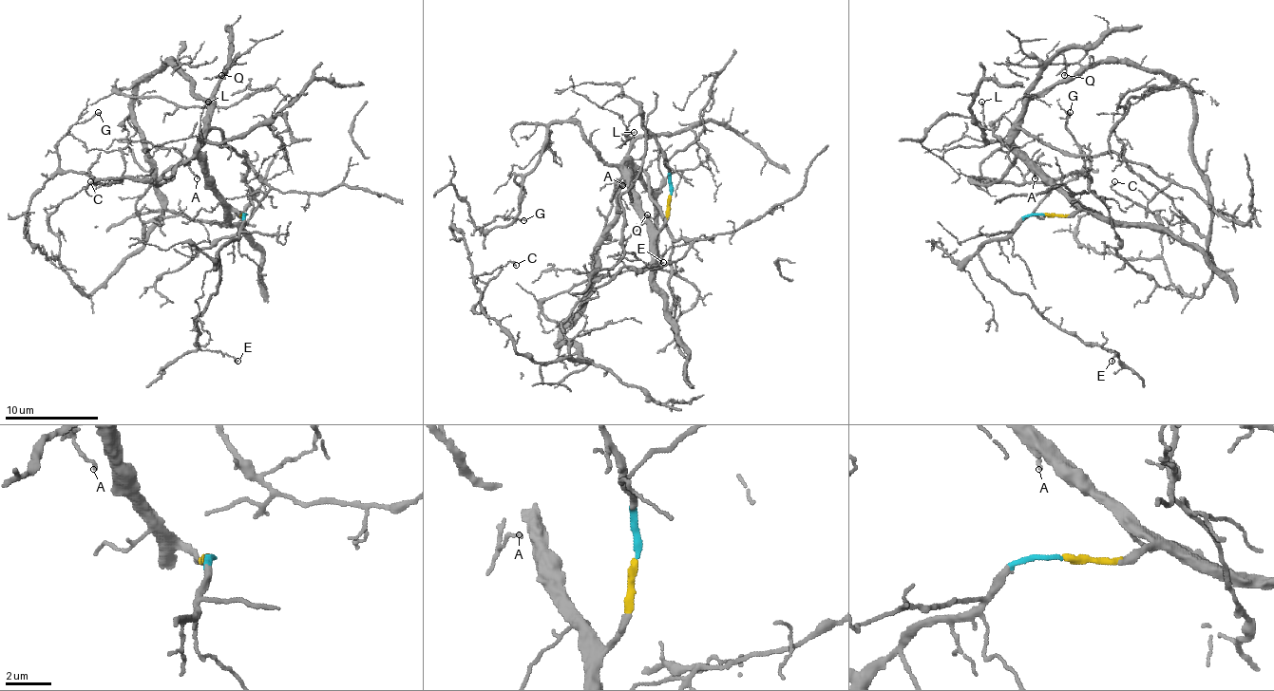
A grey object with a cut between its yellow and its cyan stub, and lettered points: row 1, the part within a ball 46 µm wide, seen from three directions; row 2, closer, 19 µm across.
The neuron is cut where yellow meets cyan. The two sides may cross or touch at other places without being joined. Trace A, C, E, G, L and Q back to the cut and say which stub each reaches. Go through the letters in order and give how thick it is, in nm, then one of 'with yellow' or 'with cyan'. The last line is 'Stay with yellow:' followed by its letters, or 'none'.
A: 140 nm | with yellow
C: 130 nm | with yellow
E: 140 nm | with cyan
G: 120 nm | with yellow
L: 110 nm | with yellow
Q: 110 nm | with yellow
Stay with yellow: A, C, G, L, Q

